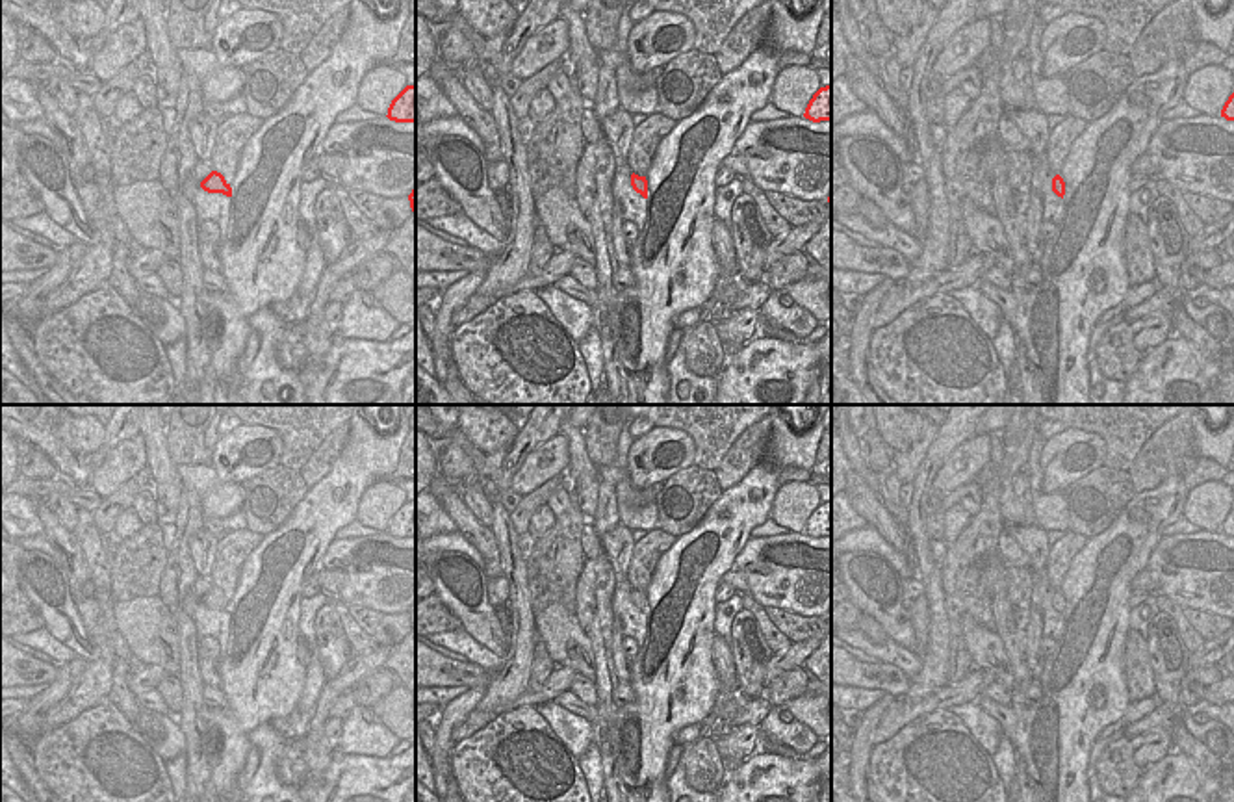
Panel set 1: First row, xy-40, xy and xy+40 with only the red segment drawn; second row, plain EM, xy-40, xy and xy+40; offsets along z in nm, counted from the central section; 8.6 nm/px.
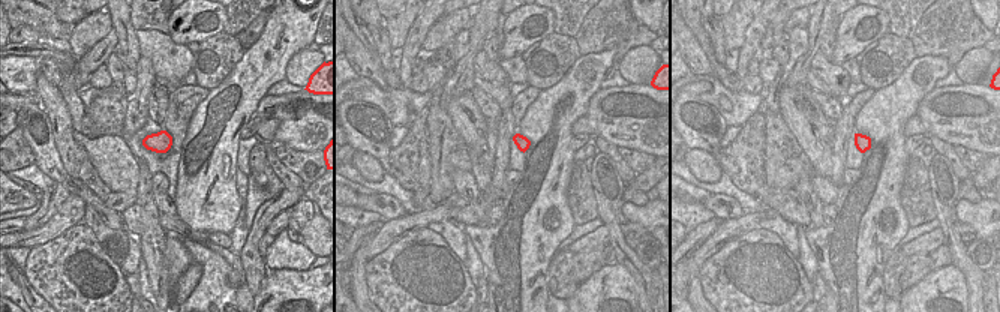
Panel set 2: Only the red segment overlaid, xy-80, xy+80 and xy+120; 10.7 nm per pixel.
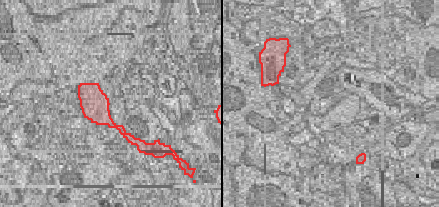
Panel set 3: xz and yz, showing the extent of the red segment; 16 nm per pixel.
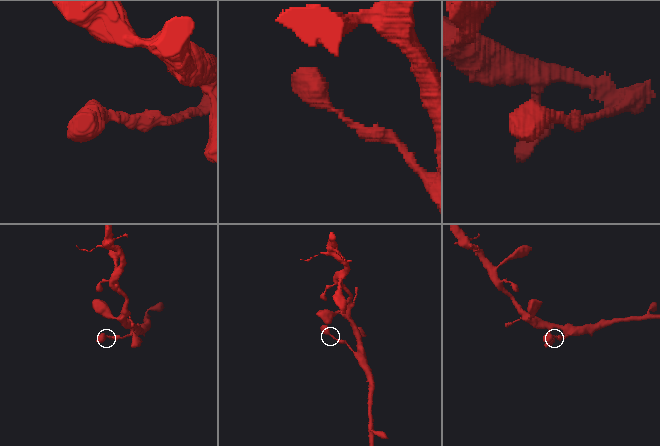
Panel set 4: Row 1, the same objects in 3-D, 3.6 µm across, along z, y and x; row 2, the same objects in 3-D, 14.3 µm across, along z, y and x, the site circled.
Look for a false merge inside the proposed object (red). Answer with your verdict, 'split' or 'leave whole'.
leave whole

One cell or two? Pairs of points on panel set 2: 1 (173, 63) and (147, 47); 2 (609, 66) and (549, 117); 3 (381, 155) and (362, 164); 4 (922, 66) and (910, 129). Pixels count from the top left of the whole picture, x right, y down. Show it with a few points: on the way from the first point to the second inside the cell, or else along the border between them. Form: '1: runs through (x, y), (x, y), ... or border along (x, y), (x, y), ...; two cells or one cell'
1: runs through (167, 57), (153, 47); one cell
2: runs through (592, 69), (556, 101); one cell
3: border along (356, 149), (369, 153), (386, 171); two cells
4: border along (913, 114), (903, 129), (906, 138); two cells

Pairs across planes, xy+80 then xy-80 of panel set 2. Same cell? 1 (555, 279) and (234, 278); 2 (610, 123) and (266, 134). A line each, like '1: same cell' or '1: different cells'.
1: same cell
2: different cells

